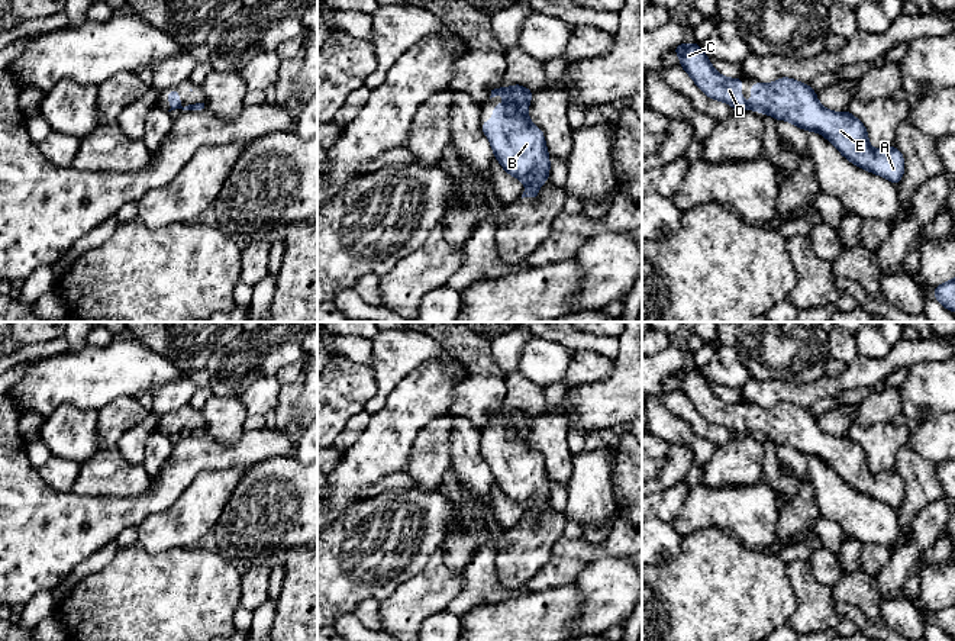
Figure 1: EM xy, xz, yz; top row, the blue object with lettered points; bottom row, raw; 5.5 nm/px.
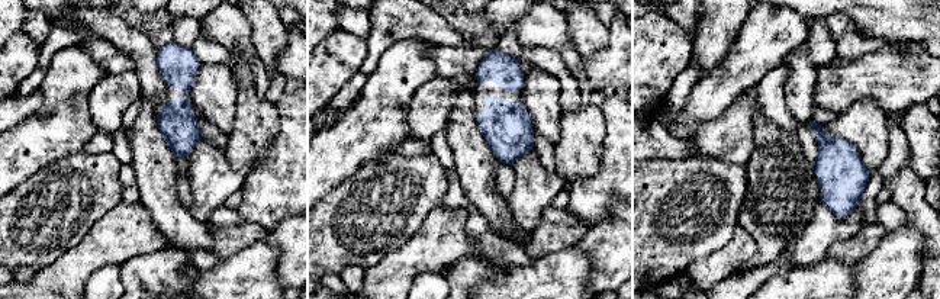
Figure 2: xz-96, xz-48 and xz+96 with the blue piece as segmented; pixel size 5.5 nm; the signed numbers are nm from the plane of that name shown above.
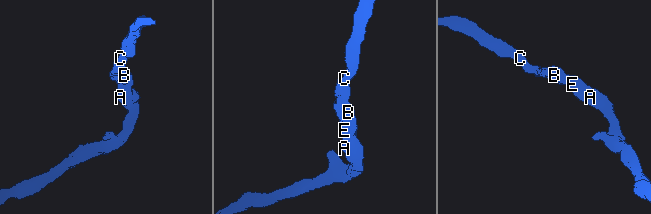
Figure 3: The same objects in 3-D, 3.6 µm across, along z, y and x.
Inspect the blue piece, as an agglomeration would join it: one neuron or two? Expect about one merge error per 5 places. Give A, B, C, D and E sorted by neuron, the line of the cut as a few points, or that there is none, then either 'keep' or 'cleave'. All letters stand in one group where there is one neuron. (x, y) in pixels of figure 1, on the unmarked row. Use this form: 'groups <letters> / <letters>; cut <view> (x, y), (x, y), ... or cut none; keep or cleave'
groups A B C D E; cut none; keep

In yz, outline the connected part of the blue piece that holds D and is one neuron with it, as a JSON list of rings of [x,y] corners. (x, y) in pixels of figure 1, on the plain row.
[[[697,367],[680,368],[672,377],[680,381],[680,390],[693,403],[696,410],[710,423],[725,426],[730,429],[735,435],[755,435],[762,439],[770,439],[777,445],[788,445],[797,452],[809,457],[822,458],[836,474],[849,484],[856,492],[874,497],[877,500],[885,502],[893,509],[898,509],[904,499],[904,481],[897,471],[872,474],[868,467],[868,455],[859,444],[845,437],[832,437],[825,434],[816,421],[816,416],[800,406],[788,402],[775,405],[771,409],[754,408],[751,413],[752,428],[743,426],[741,419],[741,412],[746,405],[742,403],[727,403],[720,400],[709,386],[709,381],[703,377]]]

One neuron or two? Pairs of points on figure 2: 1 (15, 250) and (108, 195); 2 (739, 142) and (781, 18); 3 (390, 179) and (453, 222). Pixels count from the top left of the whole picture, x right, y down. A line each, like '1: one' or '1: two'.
1: one
2: two
3: two

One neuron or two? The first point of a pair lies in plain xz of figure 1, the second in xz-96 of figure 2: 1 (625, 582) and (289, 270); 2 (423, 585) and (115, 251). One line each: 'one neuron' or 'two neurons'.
1: one neuron
2: one neuron

